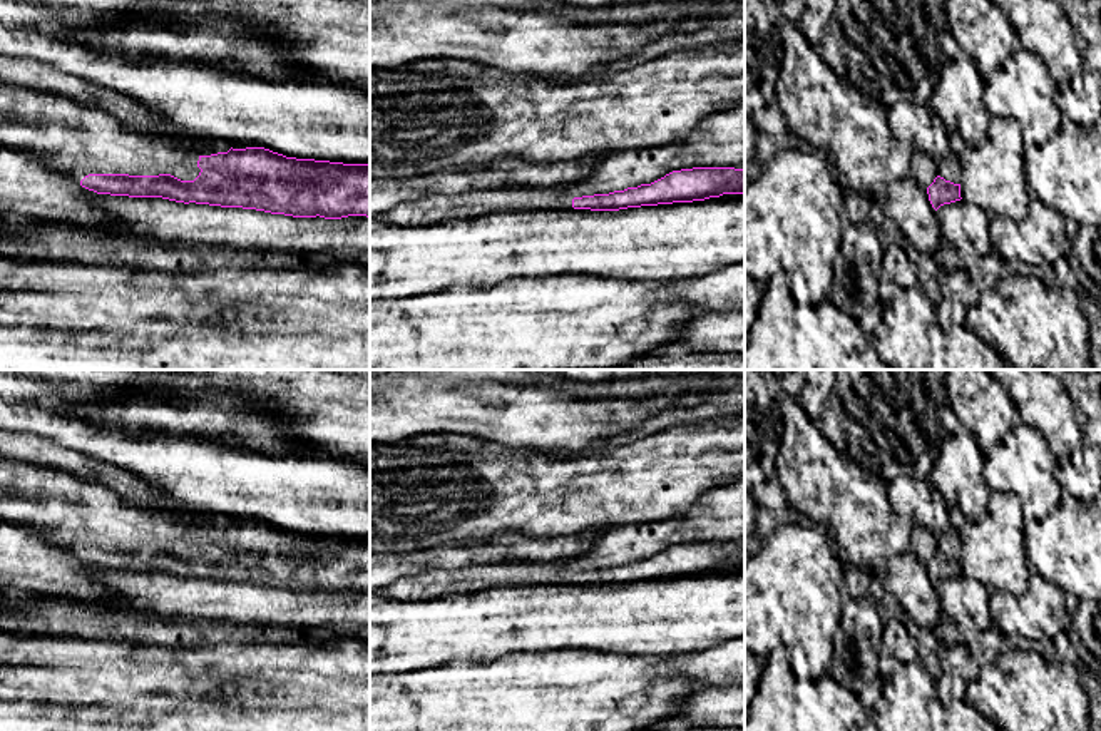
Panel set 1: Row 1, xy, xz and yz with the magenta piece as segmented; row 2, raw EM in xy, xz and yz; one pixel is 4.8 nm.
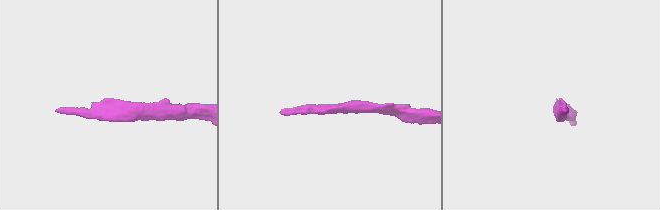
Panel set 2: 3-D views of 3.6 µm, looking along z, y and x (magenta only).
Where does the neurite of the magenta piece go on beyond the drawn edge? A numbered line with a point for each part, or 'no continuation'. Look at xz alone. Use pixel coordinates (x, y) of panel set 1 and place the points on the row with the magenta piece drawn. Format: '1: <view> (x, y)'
1: xz (430, 209)

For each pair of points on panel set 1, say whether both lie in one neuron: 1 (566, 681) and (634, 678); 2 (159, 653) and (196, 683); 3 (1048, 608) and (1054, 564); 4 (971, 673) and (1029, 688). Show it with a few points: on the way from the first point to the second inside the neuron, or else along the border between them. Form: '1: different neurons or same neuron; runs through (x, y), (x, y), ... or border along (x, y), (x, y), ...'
1: same neuron; runs through (583, 681), (618, 681)
2: same neuron; runs through (164, 663), (186, 683)
3: different neurons; border along (1033, 571), (1065, 594)
4: different neurons; border along (981, 666), (981, 671), (967, 683)

